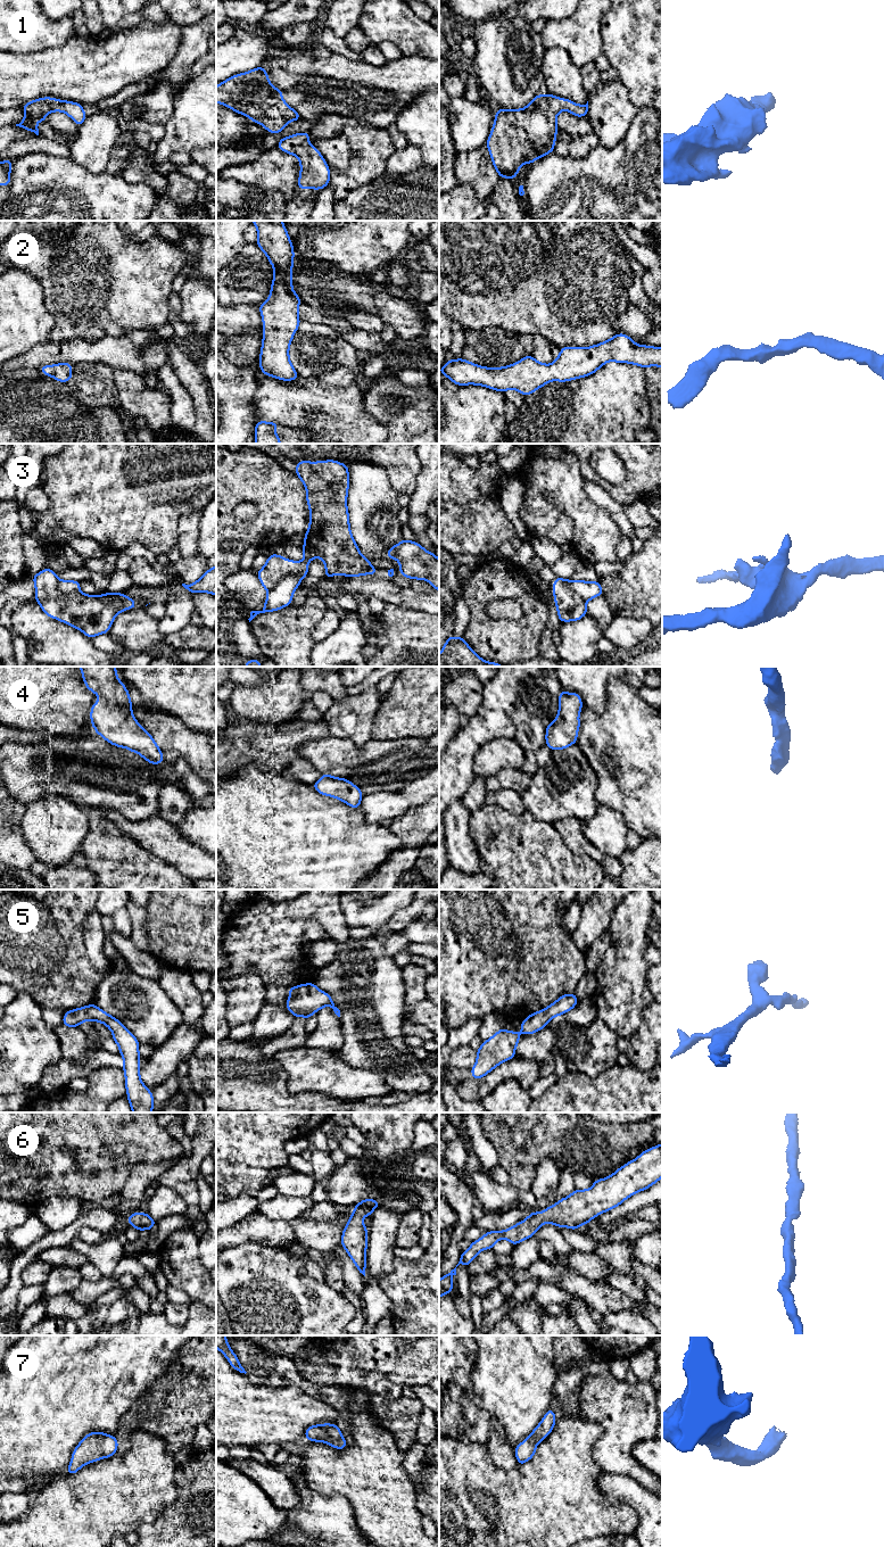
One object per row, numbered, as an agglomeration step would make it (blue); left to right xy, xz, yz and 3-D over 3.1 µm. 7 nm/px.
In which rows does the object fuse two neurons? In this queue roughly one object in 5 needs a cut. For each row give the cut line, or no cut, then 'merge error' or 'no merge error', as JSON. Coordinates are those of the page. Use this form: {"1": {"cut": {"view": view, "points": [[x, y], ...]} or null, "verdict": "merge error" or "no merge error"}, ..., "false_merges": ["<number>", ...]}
{"1": {"cut": null, "verdict": "no merge error"}, "2": {"cut": null, "verdict": "no merge error"}, "3": {"cut": {"view": "xz", "points": [[302, 578], [297, 575], [286, 575], [269, 592]]}, "verdict": "merge error"}, "4": {"cut": null, "verdict": "no merge error"}, "5": {"cut": null, "verdict": "no merge error"}, "6": {"cut": null, "verdict": "no merge error"}, "7": {"cut": null, "verdict": "no merge error"}, "false_merges": ["3"]}

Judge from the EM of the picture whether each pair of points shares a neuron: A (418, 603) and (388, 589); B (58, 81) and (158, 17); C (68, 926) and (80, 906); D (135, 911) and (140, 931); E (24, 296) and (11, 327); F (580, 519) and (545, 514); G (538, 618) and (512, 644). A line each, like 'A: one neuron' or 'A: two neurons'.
A: one neuron
B: two neurons
C: one neuron
D: one neuron
E: one neuron
F: two neurons
G: one neuron

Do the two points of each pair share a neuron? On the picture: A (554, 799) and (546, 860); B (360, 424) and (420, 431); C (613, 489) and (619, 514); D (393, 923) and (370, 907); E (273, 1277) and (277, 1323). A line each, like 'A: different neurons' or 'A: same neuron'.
A: different neurons
B: different neurons
C: different neurons
D: different neurons
E: same neuron

